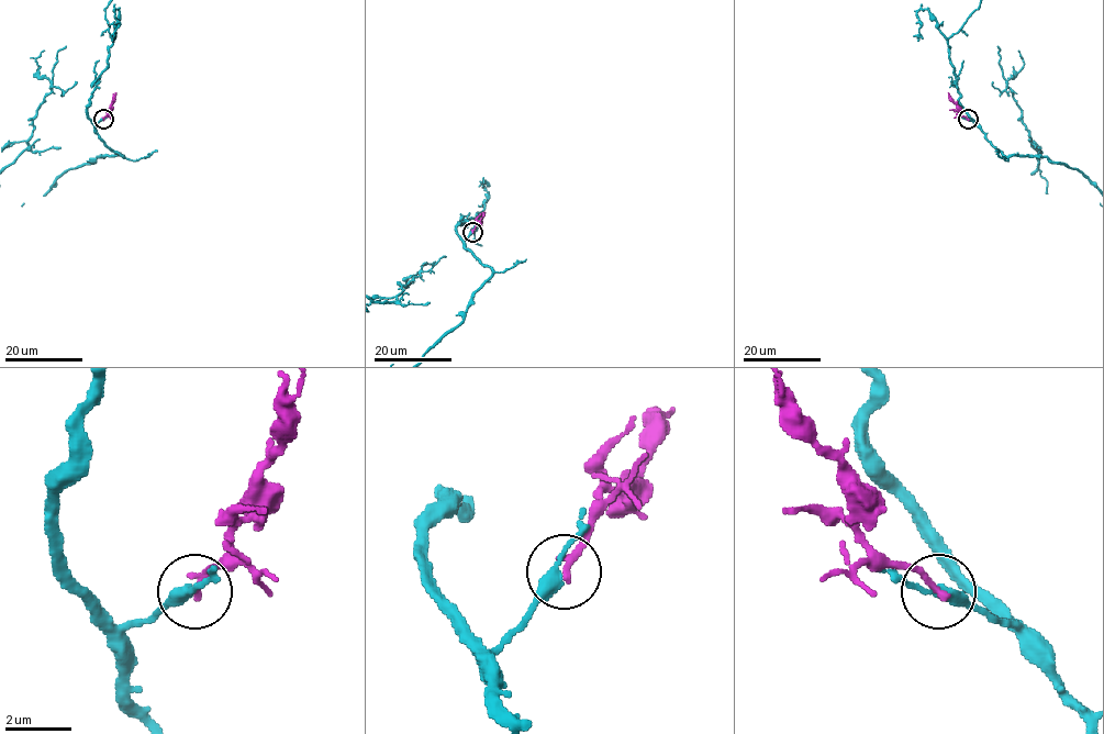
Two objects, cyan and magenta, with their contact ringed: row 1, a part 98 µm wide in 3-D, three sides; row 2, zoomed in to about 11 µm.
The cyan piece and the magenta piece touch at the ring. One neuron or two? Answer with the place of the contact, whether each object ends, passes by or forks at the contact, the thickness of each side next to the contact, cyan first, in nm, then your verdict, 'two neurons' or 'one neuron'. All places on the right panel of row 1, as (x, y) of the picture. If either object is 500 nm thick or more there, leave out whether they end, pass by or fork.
(968, 119) | cyan passes by | magenta ends | 320/220 nm | two neurons

